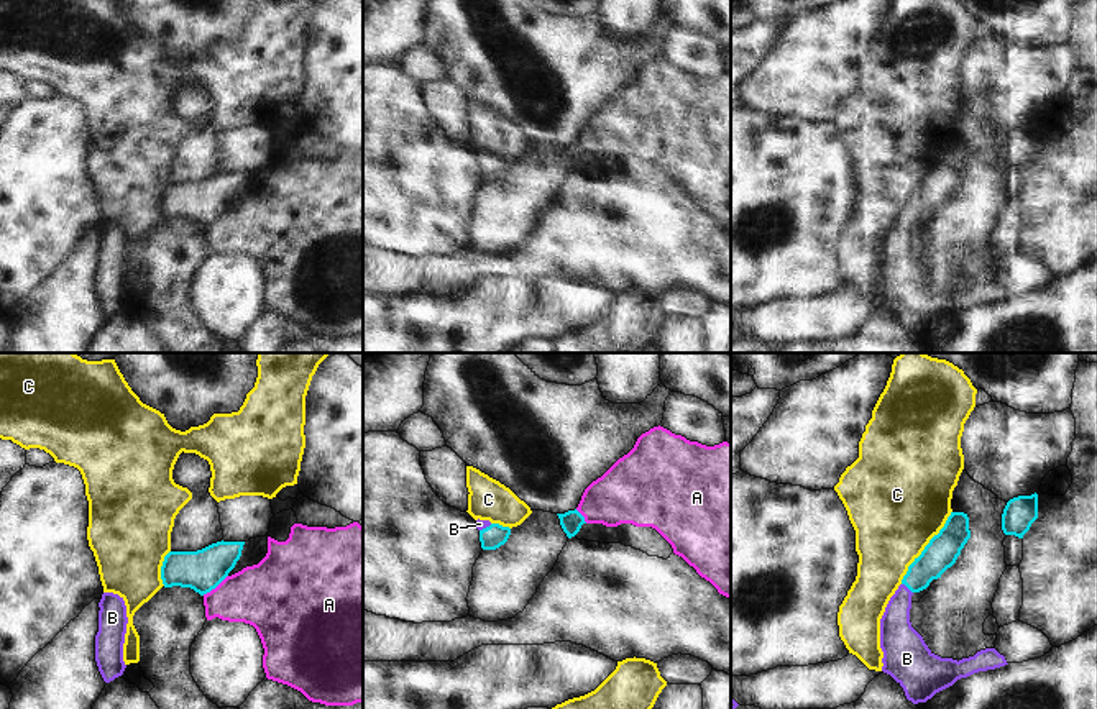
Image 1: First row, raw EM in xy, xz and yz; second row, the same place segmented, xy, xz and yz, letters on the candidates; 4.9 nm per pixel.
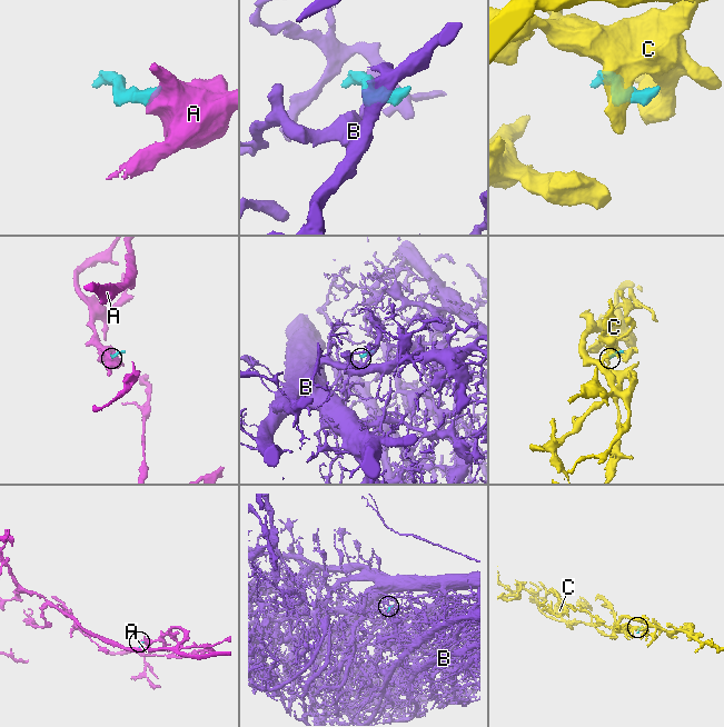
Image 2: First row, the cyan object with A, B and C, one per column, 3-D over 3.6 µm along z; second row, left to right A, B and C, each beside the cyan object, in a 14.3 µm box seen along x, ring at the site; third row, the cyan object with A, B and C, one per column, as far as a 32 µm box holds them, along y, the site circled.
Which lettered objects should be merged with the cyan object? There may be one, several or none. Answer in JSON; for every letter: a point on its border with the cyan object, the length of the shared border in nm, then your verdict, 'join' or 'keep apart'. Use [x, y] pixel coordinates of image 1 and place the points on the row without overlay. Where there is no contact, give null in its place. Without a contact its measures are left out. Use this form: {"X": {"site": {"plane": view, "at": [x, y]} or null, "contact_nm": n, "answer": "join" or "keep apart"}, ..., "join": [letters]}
{"A": {"site": {"plane": "xy", "at": [214, 220]}, "contact_nm": 160, "answer": "keep apart"}, "B": {"site": {"plane": "yz", "at": [907, 219]}, "contact_nm": 80, "answer": "join"}, "C": {"site": {"plane": "yz", "at": [925, 179]}, "contact_nm": 440, "answer": "keep apart"}, "join": ["B"]}

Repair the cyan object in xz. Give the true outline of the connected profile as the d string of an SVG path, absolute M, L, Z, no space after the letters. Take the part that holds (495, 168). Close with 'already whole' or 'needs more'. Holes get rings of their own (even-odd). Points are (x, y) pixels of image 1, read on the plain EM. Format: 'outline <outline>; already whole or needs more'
outline M476 153L480 162L480 174L483 182L496 182L504 177L511 167L509 159L491 156L489 153Z; needs more

